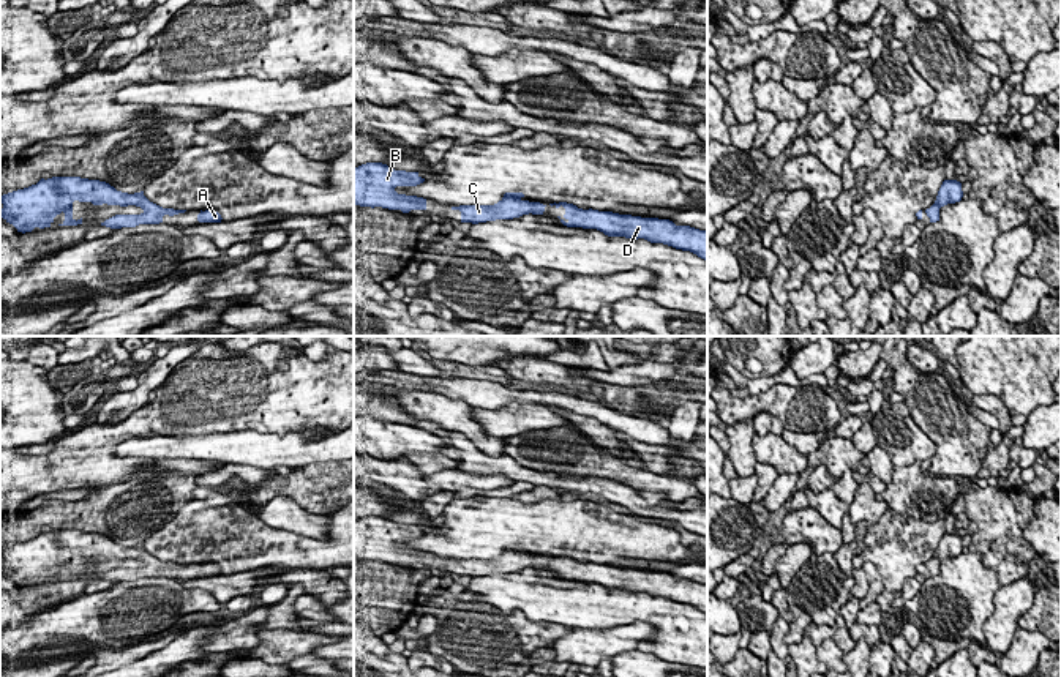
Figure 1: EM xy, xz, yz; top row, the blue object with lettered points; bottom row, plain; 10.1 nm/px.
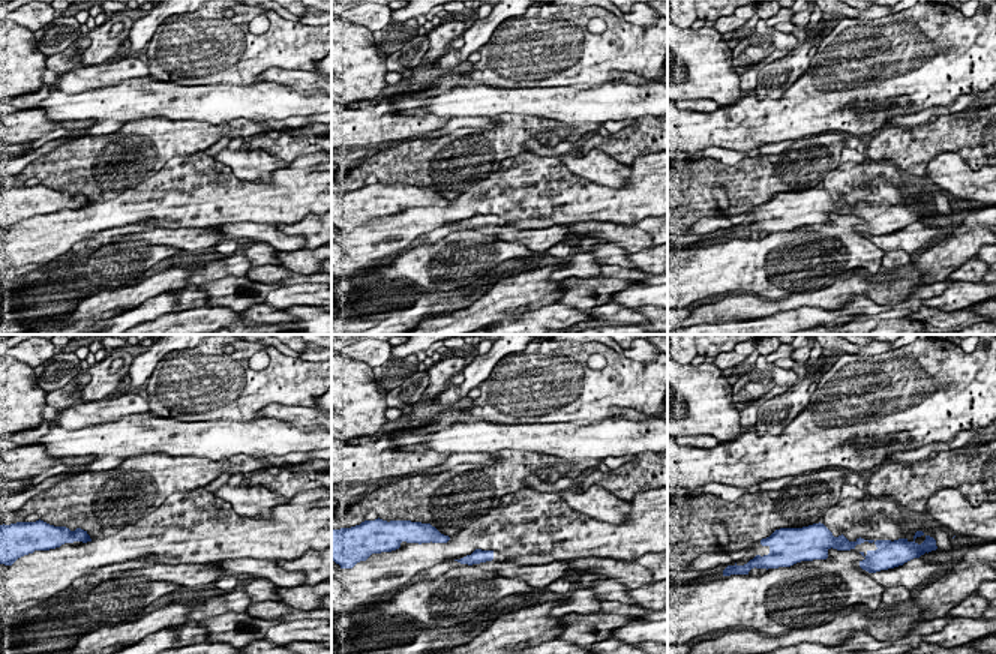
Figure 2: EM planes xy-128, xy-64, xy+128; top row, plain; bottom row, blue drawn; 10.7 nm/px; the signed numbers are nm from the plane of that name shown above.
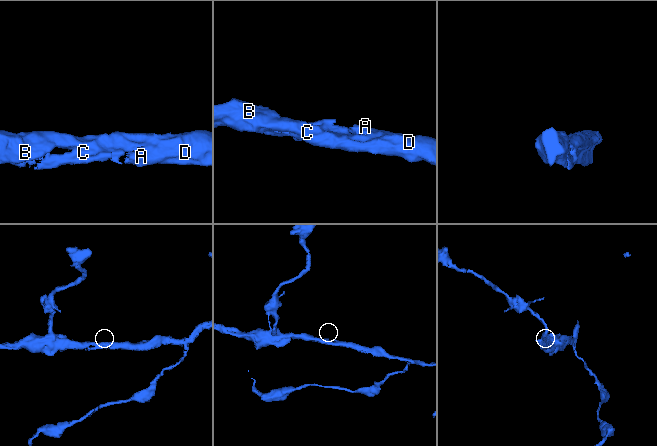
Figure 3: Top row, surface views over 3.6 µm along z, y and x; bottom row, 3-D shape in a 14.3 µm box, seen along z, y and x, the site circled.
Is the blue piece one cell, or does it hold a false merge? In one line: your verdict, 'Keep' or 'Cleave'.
Keep

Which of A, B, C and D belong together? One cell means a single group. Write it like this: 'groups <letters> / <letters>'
groups A B C D

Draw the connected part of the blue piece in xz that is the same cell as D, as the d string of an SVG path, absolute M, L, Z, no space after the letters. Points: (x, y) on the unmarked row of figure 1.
M549 557L565 562L560 576L567 581L597 582L608 590L644 592L650 597L663 597L676 603L690 604L707 615L707 584L690 579L676 579L669 573L641 571L613 565L583 563L573 557Z

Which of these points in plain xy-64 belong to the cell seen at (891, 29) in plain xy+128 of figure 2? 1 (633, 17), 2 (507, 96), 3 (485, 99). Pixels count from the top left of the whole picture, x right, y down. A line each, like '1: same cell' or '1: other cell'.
1: other cell
2: other cell
3: other cell

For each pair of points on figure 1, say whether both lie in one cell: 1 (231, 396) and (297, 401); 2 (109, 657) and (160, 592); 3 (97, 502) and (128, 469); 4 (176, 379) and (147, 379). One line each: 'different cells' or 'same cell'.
1: same cell
2: different cells
3: different cells
4: different cells

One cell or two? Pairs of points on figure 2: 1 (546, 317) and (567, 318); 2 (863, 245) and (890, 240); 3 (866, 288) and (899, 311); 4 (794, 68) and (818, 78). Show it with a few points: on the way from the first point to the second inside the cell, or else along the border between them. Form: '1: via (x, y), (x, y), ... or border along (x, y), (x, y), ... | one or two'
1: via (551, 317), (563, 317) | one
2: border along (870, 237), (884, 252) | two
3: border along (921, 285), (891, 308) | two
4: border along (809, 66), (780, 98) | two

